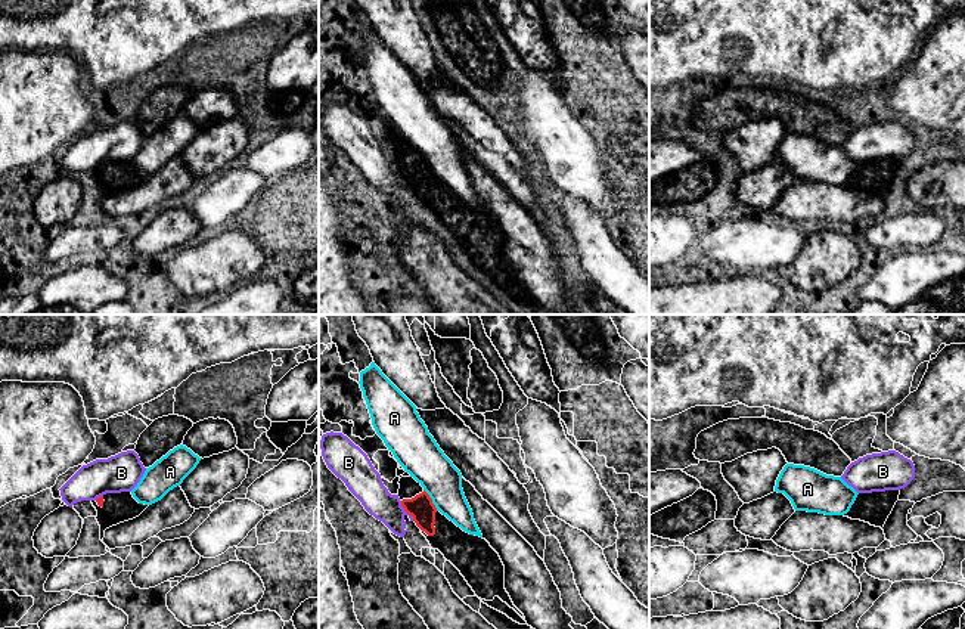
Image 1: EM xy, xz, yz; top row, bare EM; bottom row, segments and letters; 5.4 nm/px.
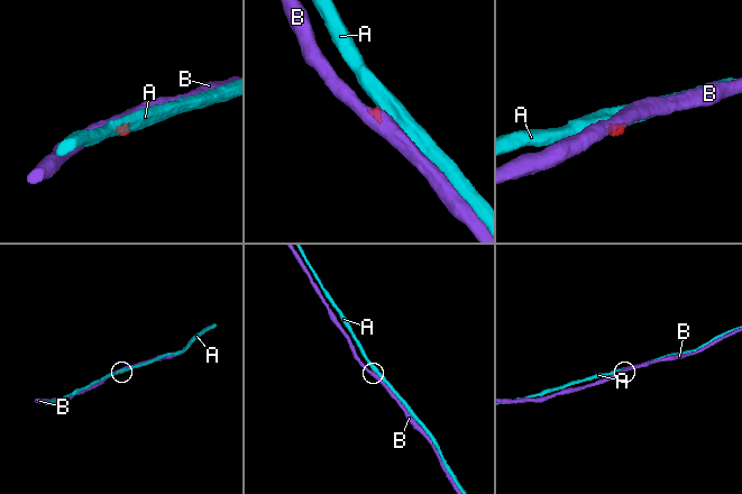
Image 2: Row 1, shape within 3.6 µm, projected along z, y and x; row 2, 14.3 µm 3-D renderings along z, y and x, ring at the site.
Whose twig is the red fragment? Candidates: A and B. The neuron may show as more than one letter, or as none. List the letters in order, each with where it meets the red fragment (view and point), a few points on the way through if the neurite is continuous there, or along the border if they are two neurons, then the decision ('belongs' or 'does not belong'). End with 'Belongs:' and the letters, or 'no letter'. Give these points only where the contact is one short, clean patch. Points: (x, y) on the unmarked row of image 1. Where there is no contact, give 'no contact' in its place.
A: contact xz (431, 169); border xz (424, 158), (437, 179); does not belong
B: contact xz (406, 180); border xz (400, 170), (400, 174), (413, 189); does not belong
Belongs: no letter

